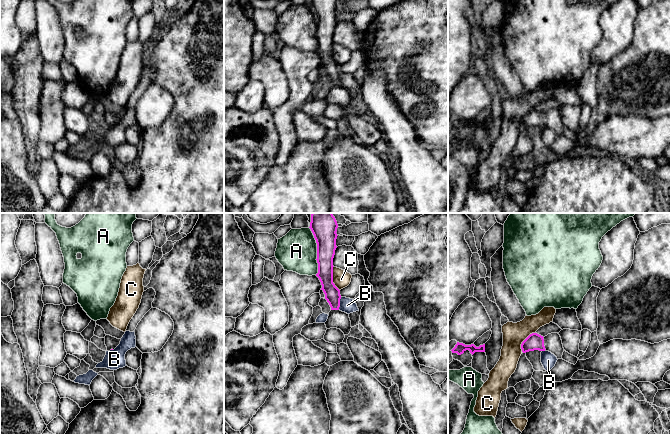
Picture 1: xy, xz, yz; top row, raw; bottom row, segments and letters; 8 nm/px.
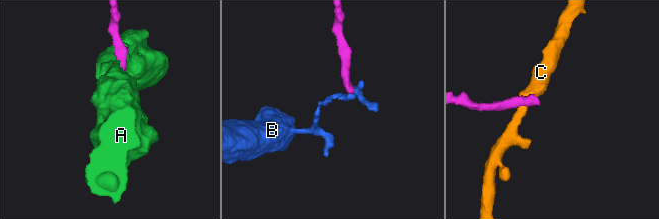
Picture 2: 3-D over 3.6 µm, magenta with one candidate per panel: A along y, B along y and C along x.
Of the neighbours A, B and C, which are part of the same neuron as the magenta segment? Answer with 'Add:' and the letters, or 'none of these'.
Add: none of these

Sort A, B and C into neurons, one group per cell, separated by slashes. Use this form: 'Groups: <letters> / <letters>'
Groups: A / B / C

